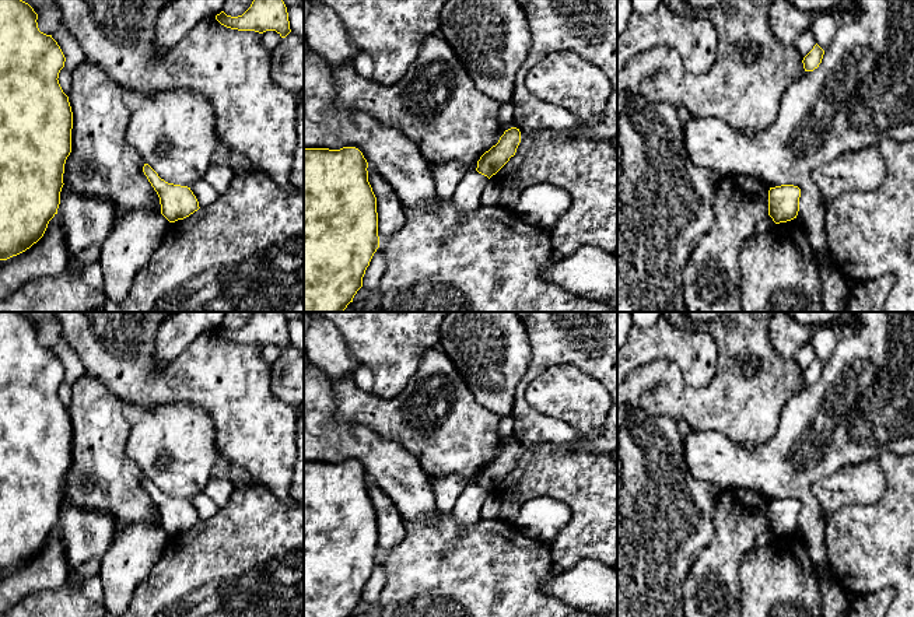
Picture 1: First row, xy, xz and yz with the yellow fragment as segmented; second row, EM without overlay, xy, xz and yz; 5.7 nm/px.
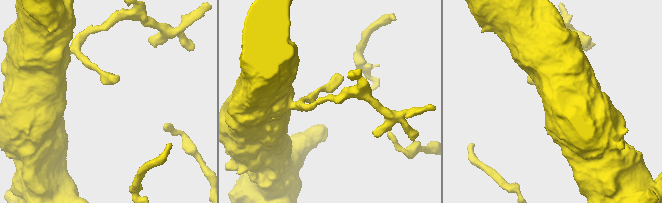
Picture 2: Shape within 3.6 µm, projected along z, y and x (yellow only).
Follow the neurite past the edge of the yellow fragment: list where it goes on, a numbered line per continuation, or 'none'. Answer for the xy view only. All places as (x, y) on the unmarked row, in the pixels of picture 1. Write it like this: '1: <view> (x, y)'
none

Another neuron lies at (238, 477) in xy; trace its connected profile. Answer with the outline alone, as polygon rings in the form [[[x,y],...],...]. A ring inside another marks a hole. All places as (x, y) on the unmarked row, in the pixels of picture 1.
[[[230,466],[225,477],[232,483],[234,490],[258,485],[242,469],[237,466]]]

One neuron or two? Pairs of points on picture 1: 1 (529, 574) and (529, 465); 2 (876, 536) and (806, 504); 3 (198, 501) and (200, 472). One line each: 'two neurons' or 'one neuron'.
1: two neurons
2: two neurons
3: two neurons

